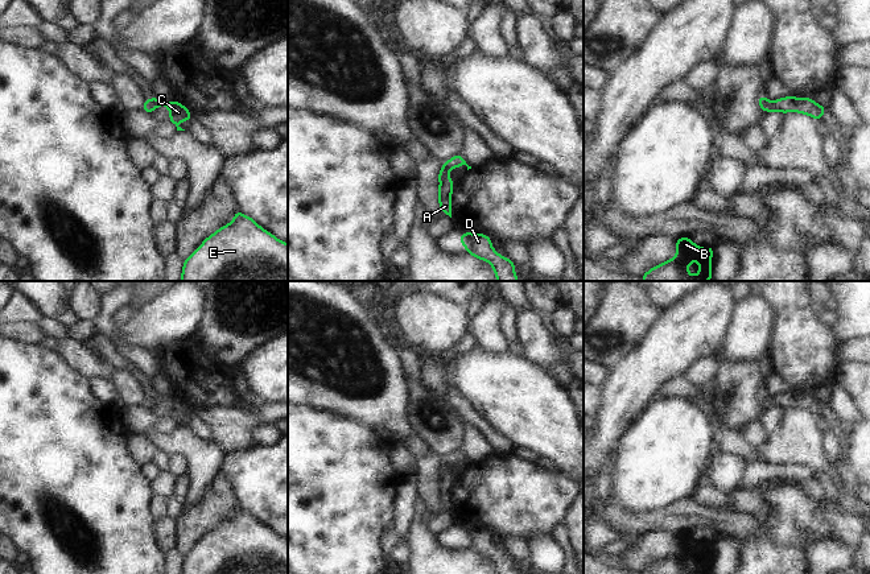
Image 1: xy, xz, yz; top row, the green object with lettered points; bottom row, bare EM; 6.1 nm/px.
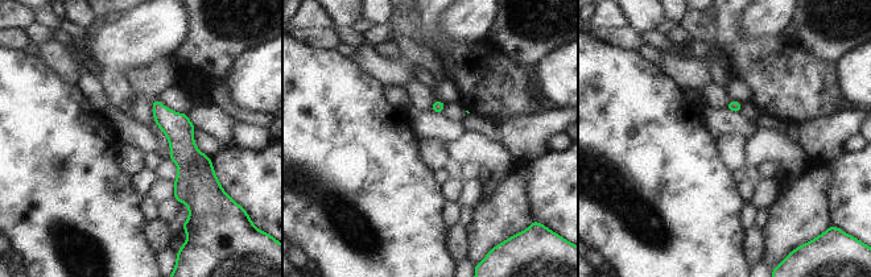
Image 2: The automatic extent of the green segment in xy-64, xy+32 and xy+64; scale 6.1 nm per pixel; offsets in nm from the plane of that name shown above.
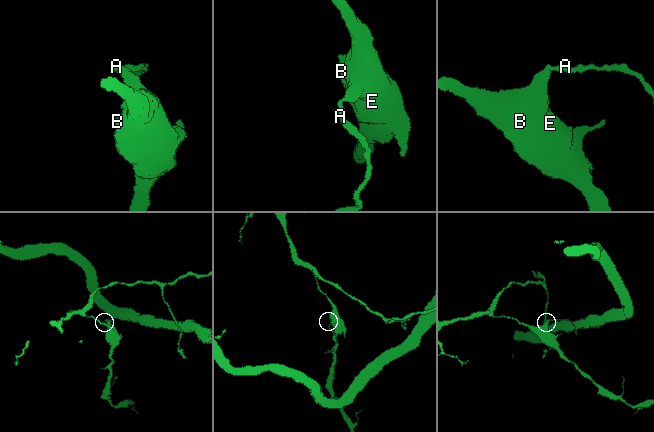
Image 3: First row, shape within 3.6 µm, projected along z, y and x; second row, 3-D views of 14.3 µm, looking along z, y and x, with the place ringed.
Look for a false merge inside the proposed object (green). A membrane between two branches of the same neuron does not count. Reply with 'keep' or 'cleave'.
cleave

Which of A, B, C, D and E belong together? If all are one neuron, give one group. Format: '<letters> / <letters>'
A D / B C E

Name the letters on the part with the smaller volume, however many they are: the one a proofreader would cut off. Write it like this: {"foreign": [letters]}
{"foreign": ["A", "D"]}

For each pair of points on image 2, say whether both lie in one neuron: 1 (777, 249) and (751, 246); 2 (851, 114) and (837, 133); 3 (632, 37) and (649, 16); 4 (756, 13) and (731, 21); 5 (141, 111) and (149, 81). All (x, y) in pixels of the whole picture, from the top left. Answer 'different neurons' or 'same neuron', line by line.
1: different neurons
2: same neuron
3: different neurons
4: different neurons
5: same neuron

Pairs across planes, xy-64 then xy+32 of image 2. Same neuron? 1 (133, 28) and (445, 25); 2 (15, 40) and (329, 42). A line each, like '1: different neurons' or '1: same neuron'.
1: same neuron
2: same neuron

